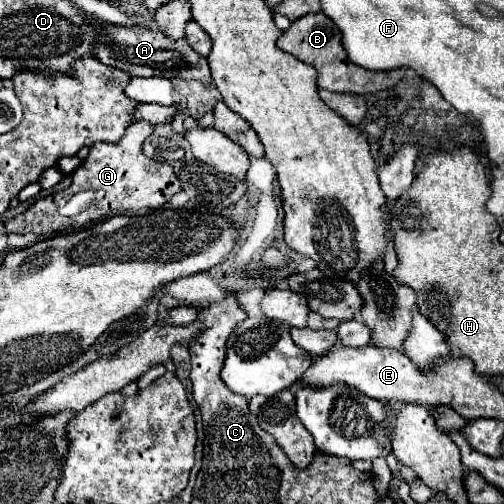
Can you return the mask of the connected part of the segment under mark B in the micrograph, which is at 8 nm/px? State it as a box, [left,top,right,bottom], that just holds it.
[277,12,405,94]

